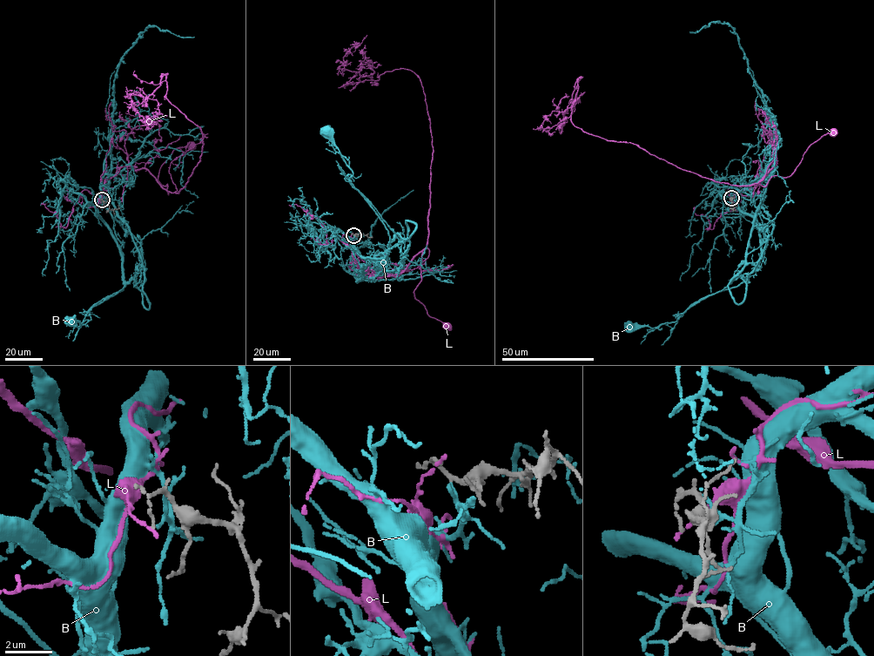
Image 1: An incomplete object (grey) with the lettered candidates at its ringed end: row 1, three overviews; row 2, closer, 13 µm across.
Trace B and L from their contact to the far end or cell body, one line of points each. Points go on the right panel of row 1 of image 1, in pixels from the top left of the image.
B: (731, 198), (756, 220), (759, 265), (737, 286), (695, 301), (675, 321), (628, 326)
L: (729, 200), (758, 185), (776, 159), (757, 184), (789, 176), (807, 149), (831, 132)

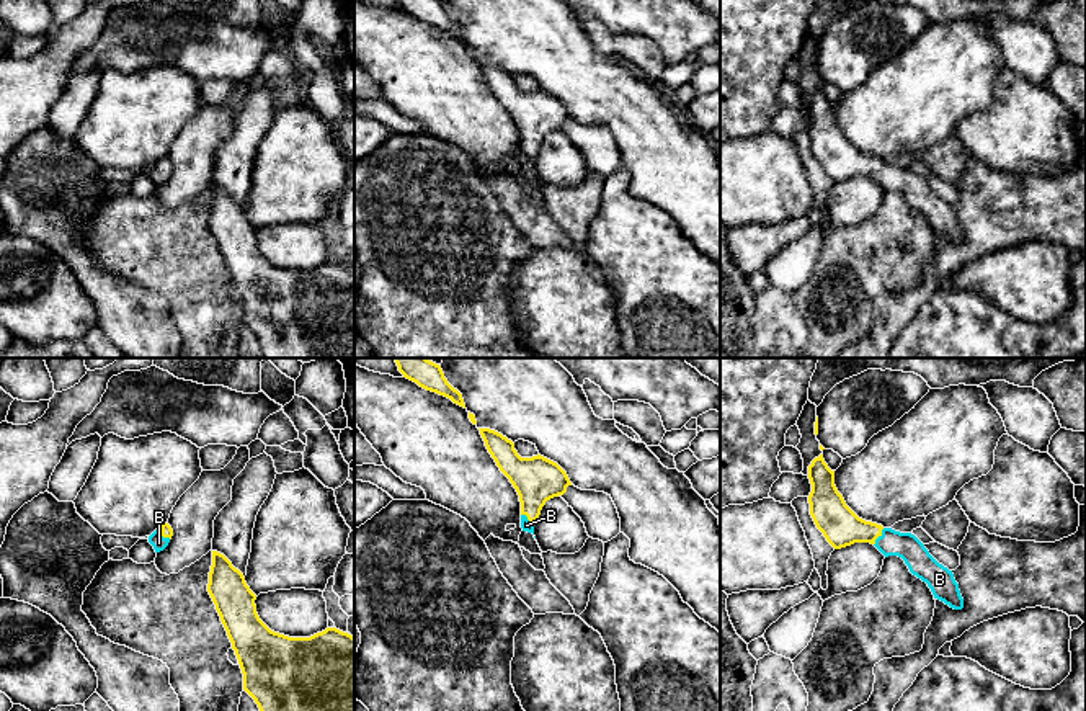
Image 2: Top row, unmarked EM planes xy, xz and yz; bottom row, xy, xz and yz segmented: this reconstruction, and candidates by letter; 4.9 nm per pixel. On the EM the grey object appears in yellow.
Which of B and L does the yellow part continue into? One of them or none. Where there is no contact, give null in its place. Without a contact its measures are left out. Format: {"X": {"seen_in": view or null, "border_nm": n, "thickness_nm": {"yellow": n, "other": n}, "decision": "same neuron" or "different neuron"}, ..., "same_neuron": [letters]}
{"B": {"seen_in": "yz", "border_nm": 100, "thickness_nm": {"yellow": 190, "other": 130}, "decision": "same neuron"}, "L": {"seen_in": null, "decision": "different neuron"}, "same_neuron": ["B"]}

